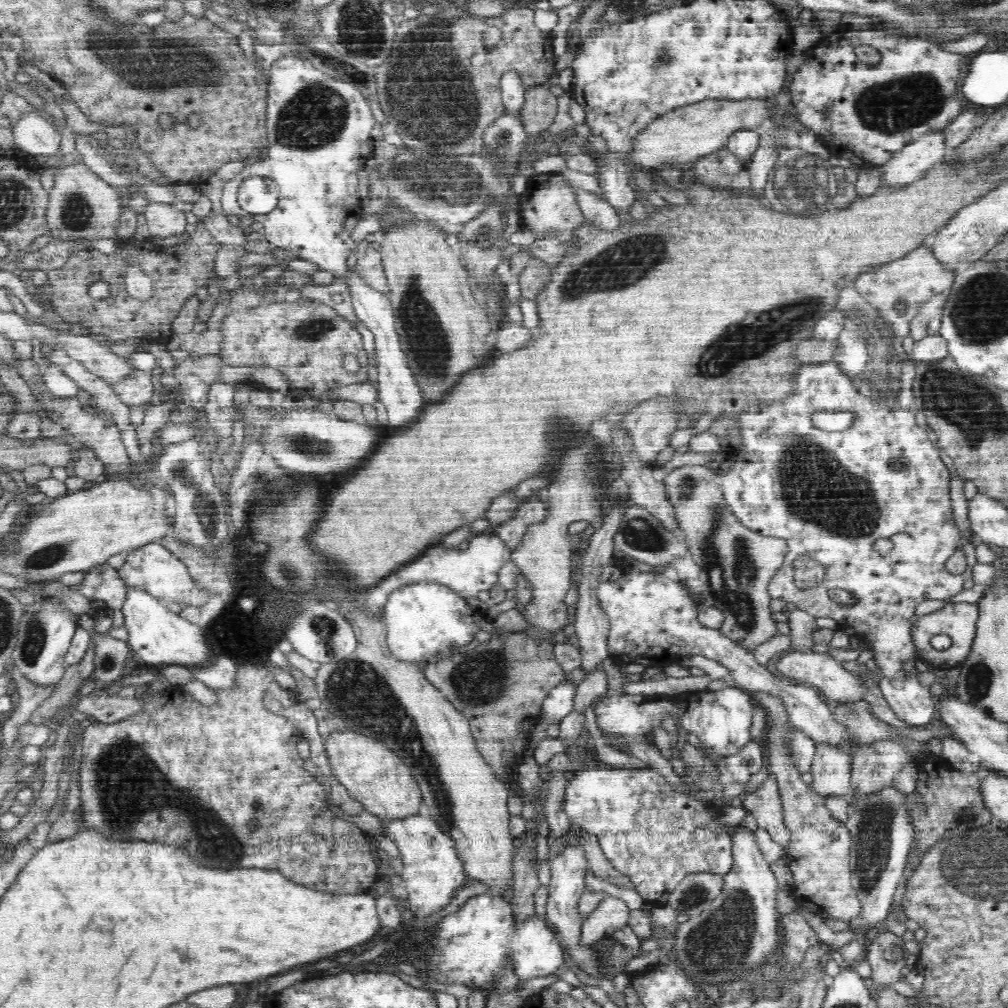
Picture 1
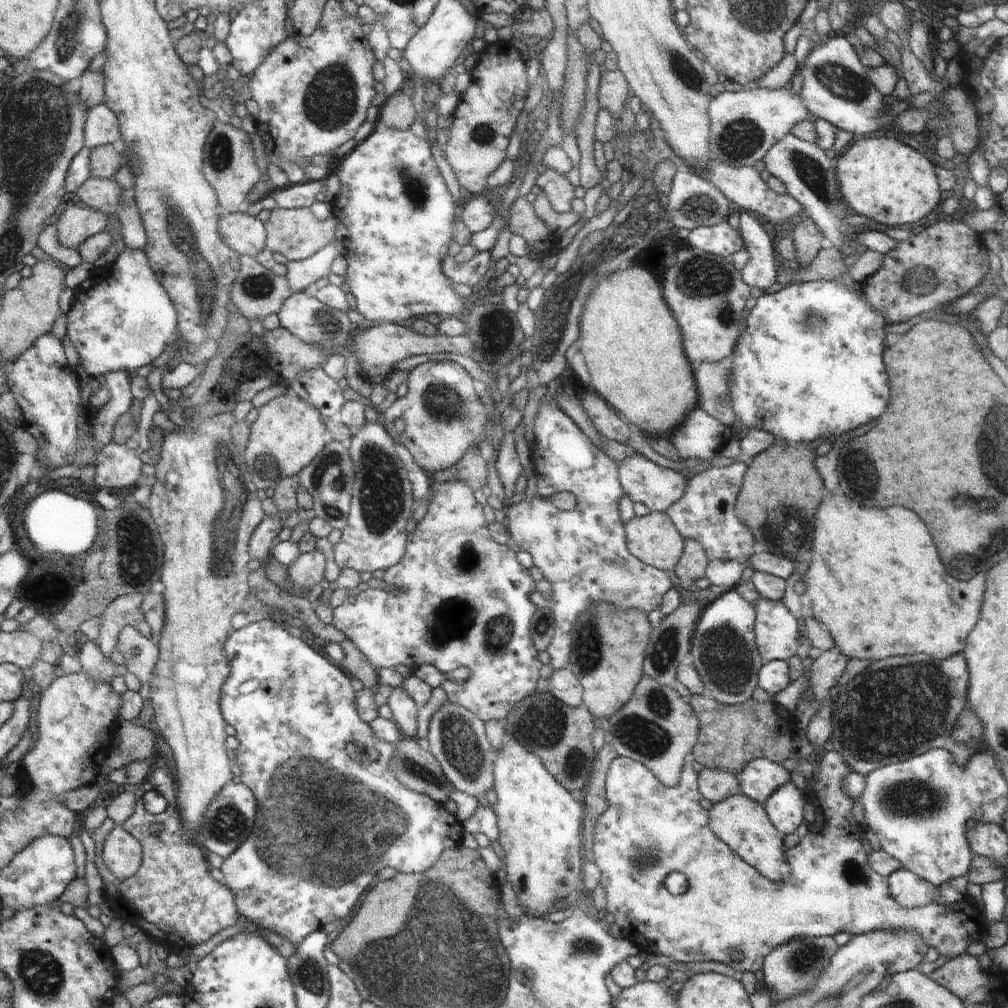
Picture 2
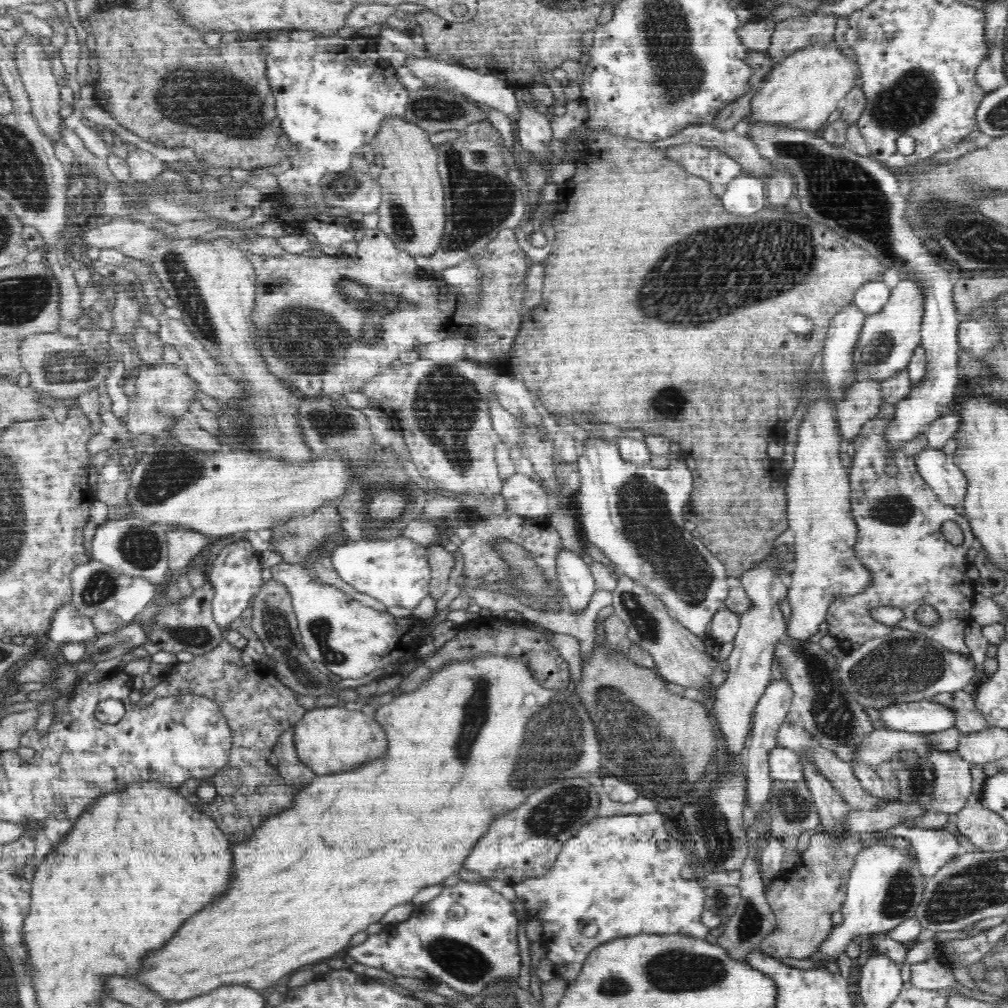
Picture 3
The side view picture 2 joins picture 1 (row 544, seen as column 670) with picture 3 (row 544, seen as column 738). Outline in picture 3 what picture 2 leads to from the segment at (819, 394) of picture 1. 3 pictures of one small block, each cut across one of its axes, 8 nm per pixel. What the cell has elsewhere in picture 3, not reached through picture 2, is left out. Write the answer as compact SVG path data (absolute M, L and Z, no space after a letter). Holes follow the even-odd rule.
M876 416L862 426L856 437L855 456L849 474L849 506L852 507L857 528L853 550L856 551L856 559L860 559L860 563L872 571L872 580L864 592L834 598L825 622L828 623L830 636L848 653L858 650L866 640L890 634L896 627L876 622L870 610L880 606L896 606L904 613L904 619L897 625L899 628L910 631L914 636L935 640L952 652L970 655L970 649L964 643L964 632L973 622L971 608L974 593L971 579L967 578L970 563L966 560L966 554L975 536L966 516L938 500L936 493L918 473L915 456L929 445L924 433L905 441L900 448L884 440L883 436L894 419L894 416L887 419ZM891 456L894 456L896 476L885 473L886 460ZM946 520L954 520L959 524L965 536L962 544L955 546L942 535L940 528ZM926 604L931 605L940 617L932 626L916 620L918 608Z

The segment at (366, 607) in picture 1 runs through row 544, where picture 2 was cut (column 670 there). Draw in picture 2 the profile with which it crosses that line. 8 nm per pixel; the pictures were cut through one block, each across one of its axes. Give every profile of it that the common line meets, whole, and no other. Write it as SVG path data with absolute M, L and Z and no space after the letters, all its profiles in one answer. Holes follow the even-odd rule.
M696 407L670 436L680 459L696 458L704 462L712 459L728 439L728 426L720 424L713 416ZM635 453L617 463L619 470L619 481L623 488L623 494L631 498L633 502L645 504L651 511L666 513L667 510L678 502L686 492L687 484L693 474L693 469L683 470L662 467L642 453Z

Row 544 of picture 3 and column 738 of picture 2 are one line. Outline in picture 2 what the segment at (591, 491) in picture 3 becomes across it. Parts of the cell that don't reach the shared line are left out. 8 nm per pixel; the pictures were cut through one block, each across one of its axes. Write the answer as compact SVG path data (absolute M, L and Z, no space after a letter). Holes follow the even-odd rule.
M735 588L726 590L719 598L705 606L691 638L691 662L704 685L703 694L712 697L722 705L732 707L746 703L759 684L760 670L764 666L756 646L754 634L755 610Z

